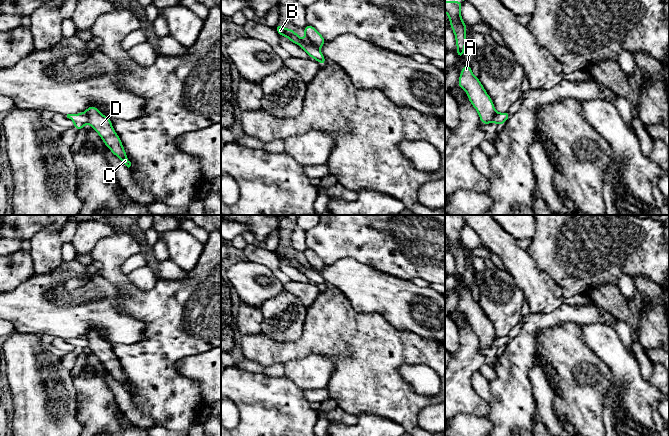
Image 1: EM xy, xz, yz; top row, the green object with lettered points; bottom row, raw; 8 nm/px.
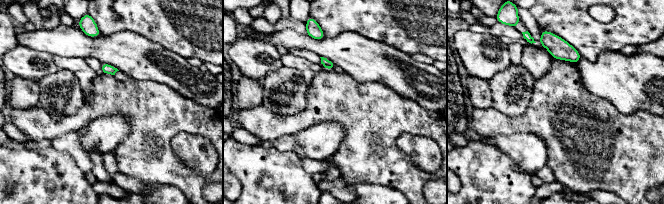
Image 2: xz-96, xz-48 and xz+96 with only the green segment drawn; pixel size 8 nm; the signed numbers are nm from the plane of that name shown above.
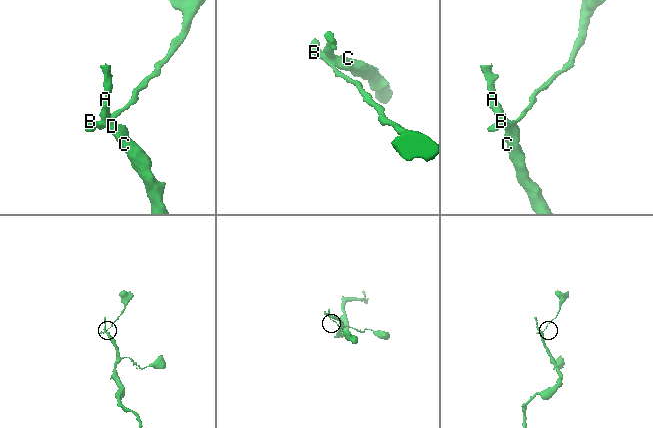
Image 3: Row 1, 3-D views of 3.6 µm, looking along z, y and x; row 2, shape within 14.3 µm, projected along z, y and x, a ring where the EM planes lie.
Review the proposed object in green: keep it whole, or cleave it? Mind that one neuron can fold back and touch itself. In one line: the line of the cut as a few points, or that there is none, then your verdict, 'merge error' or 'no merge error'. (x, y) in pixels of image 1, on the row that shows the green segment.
cut in xz along (306, 38), (318, 47); merge error

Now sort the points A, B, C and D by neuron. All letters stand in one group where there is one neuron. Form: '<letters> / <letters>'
A C D / B

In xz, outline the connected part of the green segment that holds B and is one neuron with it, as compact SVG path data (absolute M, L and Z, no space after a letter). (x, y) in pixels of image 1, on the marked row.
M279 23L275 25L275 29L278 32L278 35L286 36L289 41L299 45L312 59L317 60L322 66L327 63L319 47L314 45L307 38L301 39L295 31L290 28L284 28Z

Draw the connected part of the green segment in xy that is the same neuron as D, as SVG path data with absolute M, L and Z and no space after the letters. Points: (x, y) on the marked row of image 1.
M89 106L85 113L88 116L88 124L98 133L104 144L129 168L131 162L126 155L121 139L113 129L112 120L103 115L96 106Z

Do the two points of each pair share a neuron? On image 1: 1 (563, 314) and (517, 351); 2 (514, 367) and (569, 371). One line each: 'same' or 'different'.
1: same
2: different

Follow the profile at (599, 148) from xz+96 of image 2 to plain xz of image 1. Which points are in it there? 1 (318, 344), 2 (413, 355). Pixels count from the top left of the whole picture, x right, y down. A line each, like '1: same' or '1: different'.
1: same
2: same

